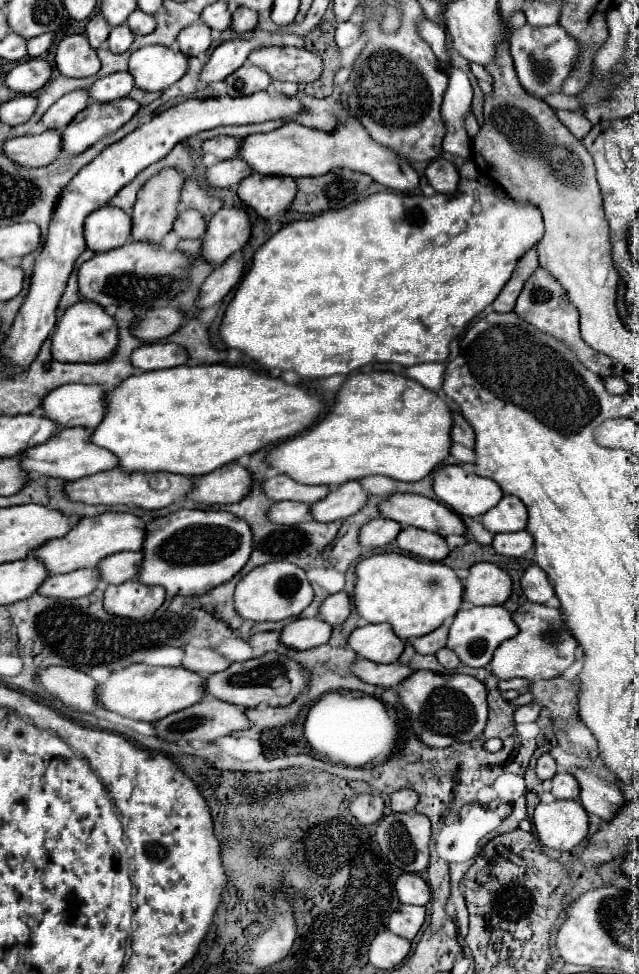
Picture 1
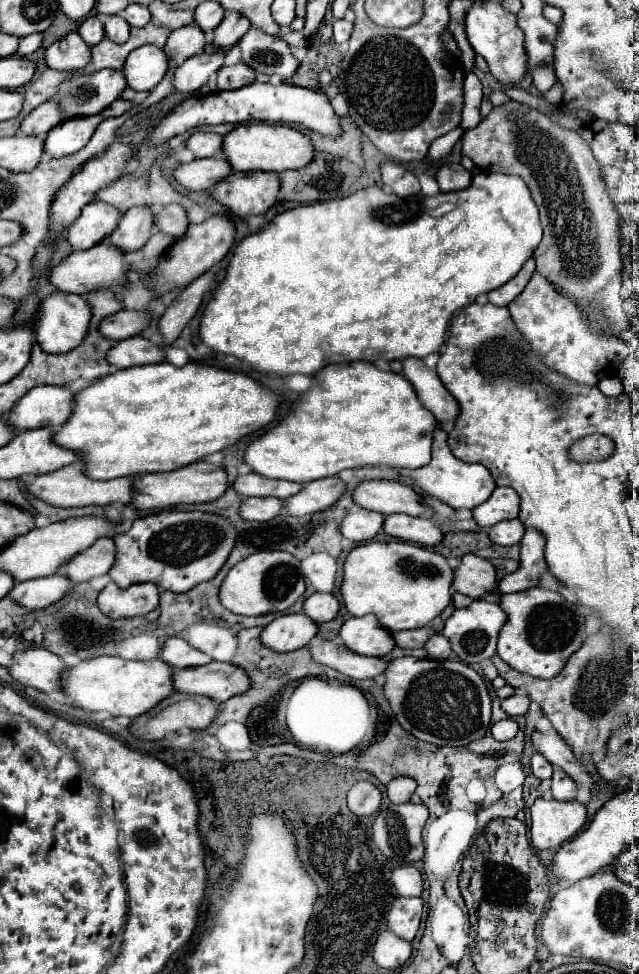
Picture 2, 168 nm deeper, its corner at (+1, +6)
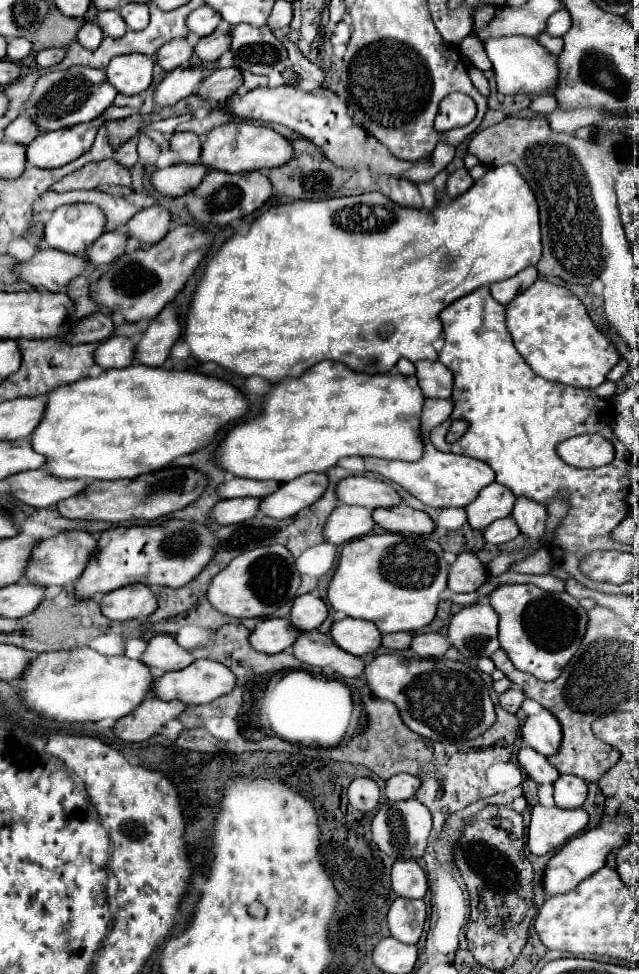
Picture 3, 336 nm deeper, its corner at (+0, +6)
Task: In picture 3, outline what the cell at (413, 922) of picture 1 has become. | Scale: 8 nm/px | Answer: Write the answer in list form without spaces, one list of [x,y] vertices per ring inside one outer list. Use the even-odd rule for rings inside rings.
[[[396,898],[388,910],[390,934],[404,944],[418,944],[426,920],[424,900]]]

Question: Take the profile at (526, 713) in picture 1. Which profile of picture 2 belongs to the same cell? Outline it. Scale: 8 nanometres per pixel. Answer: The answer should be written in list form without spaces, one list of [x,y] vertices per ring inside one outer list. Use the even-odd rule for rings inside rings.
[[[517,692],[515,696],[511,696],[511,698],[505,698],[505,700],[501,702],[503,710],[505,710],[505,712],[507,712],[507,716],[511,716],[511,718],[527,714],[527,710],[529,710],[529,704],[531,704],[531,698],[529,698],[527,694],[521,694],[521,692]]]

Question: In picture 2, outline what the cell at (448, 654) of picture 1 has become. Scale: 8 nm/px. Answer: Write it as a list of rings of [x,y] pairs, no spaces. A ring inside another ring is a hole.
[[[441,634],[431,636],[431,638],[427,640],[425,650],[429,652],[427,658],[431,658],[431,660],[447,660],[447,658],[451,656],[451,644],[449,644],[447,638],[441,636]]]

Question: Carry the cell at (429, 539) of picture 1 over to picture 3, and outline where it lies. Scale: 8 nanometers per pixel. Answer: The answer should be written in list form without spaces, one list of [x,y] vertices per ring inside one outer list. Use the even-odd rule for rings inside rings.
[[[398,504],[392,508],[376,508],[372,512],[374,522],[388,532],[412,532],[412,534],[430,534],[434,530],[434,522],[426,512],[414,510],[406,504]]]

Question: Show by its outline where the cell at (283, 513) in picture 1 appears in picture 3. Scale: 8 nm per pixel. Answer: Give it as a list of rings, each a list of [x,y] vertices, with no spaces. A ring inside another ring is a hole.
[[[230,498],[220,500],[212,510],[210,518],[218,524],[238,524],[252,518],[258,512],[258,498]]]

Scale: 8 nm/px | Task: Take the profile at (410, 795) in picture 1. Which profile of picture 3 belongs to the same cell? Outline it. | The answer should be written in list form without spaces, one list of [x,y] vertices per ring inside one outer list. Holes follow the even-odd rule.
[[[396,774],[386,782],[388,800],[408,800],[420,788],[420,780],[412,774]]]

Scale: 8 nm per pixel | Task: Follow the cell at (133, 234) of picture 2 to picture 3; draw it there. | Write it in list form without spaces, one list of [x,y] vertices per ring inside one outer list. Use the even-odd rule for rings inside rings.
[[[120,230],[104,232],[94,244],[88,246],[88,250],[84,252],[84,258],[86,258],[88,264],[92,264],[92,266],[110,264],[110,262],[114,262],[120,254],[124,254],[126,244],[128,244],[128,238],[124,238],[124,232],[120,232]]]

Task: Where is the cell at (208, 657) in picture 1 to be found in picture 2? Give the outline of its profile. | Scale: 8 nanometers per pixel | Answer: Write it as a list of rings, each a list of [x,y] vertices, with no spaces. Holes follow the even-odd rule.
[[[177,636],[167,638],[163,652],[161,652],[161,660],[171,664],[173,668],[189,668],[189,666],[201,666],[201,664],[211,662],[207,654],[203,654],[201,650],[193,648],[189,642]]]

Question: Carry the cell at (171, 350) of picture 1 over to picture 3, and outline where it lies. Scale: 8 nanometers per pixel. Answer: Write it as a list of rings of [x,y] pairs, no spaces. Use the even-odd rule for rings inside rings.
[[[112,336],[104,342],[98,344],[94,350],[94,362],[106,370],[106,368],[124,368],[134,364],[132,354],[134,354],[134,340],[124,338],[124,336]]]

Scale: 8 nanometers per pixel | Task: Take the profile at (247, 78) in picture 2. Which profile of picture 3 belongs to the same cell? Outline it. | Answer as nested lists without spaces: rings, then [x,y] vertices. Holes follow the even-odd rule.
[[[238,68],[214,70],[208,78],[202,80],[198,96],[208,102],[226,102],[242,86],[242,72]]]

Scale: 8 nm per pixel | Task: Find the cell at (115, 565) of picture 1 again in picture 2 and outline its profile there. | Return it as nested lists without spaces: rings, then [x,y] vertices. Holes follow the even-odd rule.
[[[101,538],[91,546],[91,550],[85,550],[79,554],[79,558],[73,558],[63,566],[63,572],[73,580],[73,582],[87,582],[97,576],[109,574],[111,566],[115,564],[115,542],[111,538]]]

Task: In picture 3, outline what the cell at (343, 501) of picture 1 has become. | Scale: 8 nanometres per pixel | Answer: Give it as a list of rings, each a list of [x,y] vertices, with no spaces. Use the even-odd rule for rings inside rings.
[[[304,474],[292,482],[280,484],[276,492],[264,496],[260,500],[260,512],[276,520],[294,516],[302,508],[314,504],[324,494],[326,486],[326,474]]]

